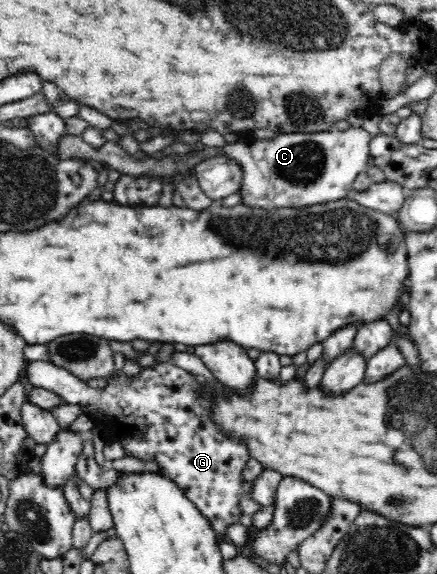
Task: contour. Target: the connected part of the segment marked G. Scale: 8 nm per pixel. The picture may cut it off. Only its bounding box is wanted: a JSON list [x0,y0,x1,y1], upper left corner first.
[23,361,251,541]

